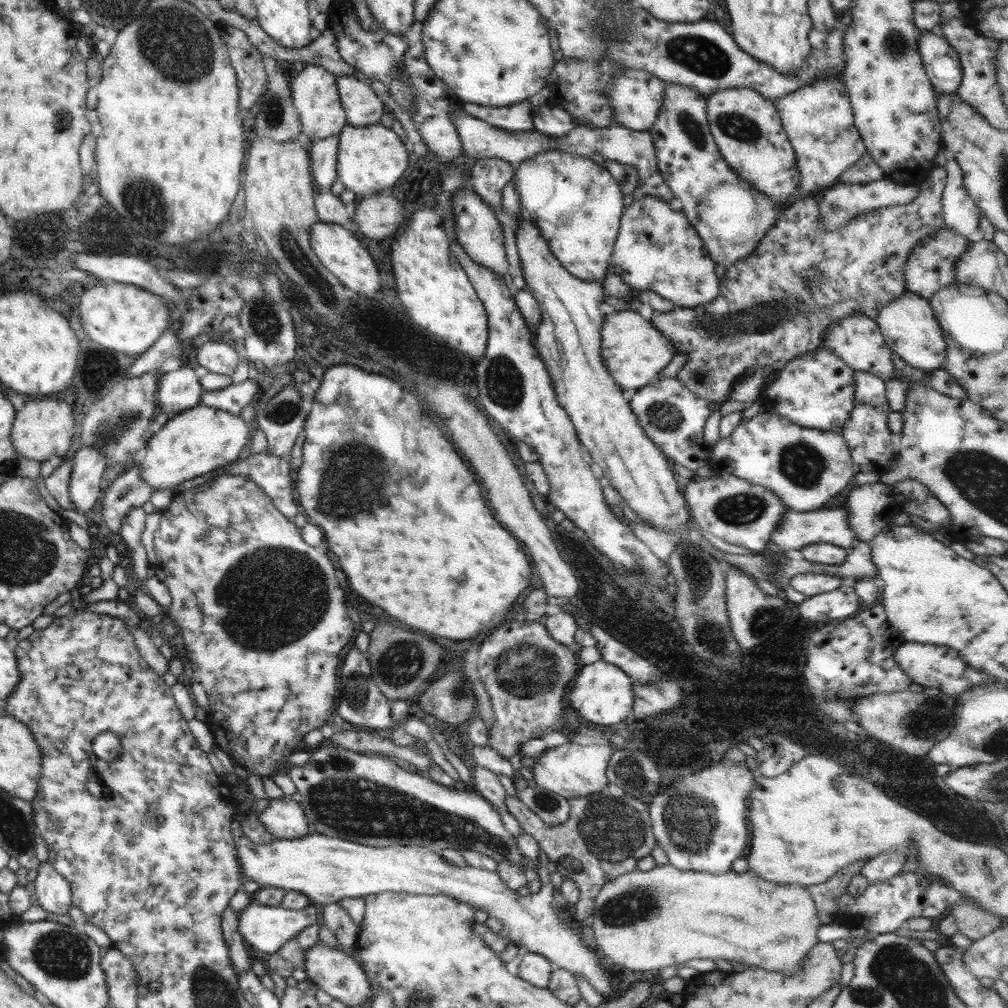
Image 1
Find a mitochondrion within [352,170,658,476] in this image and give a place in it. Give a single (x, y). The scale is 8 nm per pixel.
(505, 383)

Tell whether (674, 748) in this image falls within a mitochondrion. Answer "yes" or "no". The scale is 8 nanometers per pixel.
no

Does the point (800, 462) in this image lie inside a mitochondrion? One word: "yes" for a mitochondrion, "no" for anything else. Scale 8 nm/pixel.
yes

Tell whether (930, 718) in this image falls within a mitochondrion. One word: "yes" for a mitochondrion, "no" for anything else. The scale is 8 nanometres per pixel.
yes

